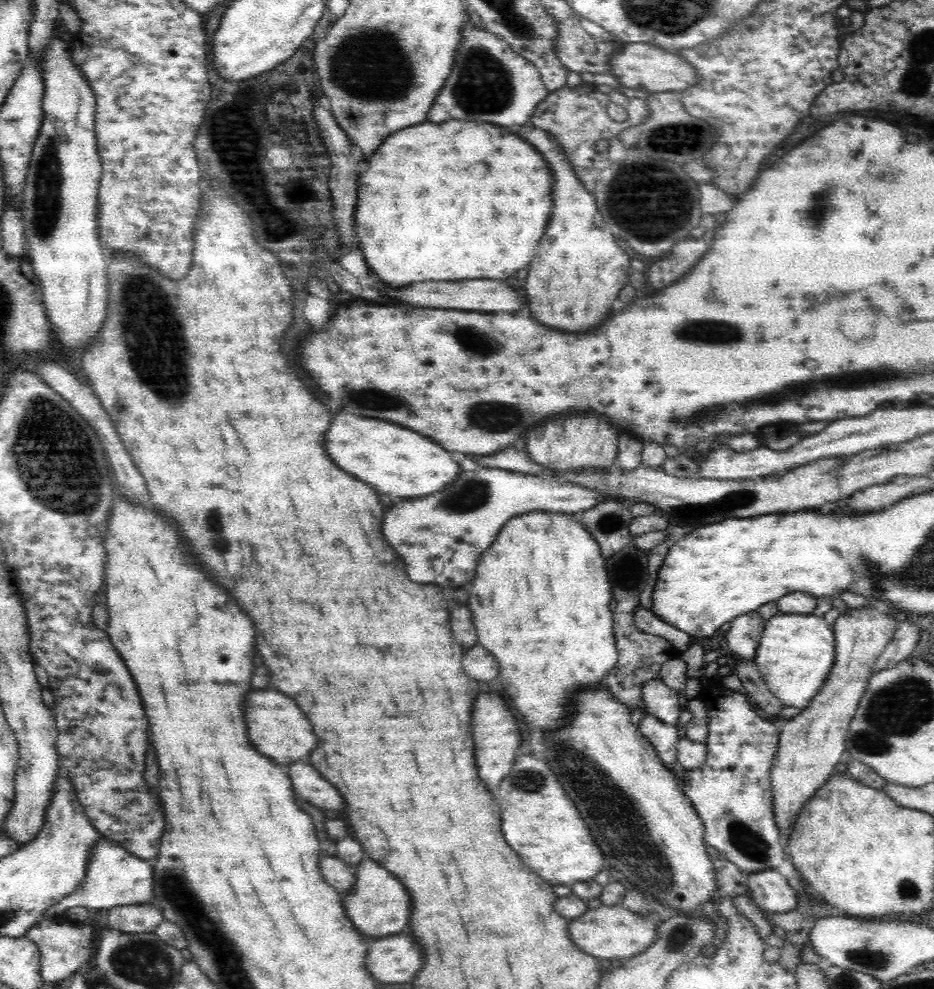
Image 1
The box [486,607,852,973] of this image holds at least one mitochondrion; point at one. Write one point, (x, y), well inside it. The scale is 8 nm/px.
(621, 828)

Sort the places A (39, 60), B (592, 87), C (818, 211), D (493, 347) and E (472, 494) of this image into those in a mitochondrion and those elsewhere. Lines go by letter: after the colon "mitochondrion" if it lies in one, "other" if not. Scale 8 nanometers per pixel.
A: other
B: other
C: mitochondrion
D: mitochondrion
E: mitochondrion

